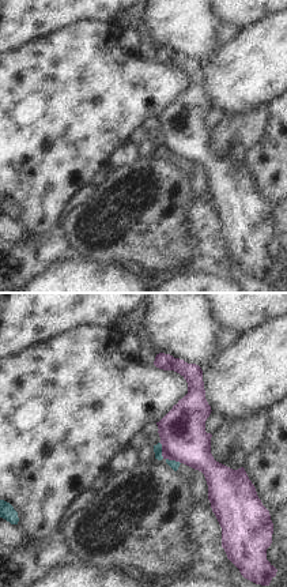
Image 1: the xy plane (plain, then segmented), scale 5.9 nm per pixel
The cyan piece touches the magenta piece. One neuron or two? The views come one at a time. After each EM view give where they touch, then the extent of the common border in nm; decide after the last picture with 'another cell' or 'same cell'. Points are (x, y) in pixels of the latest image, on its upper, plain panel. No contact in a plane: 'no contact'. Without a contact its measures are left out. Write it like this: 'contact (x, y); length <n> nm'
contact (161, 145); length 110 nm

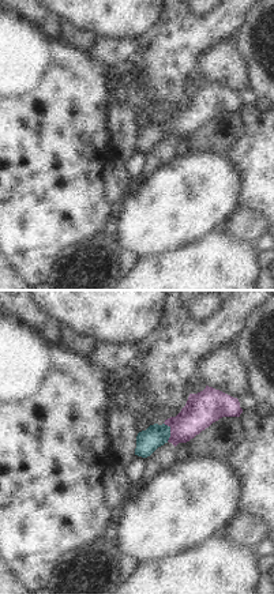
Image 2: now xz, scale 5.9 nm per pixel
contact (169, 127); length 110 nm

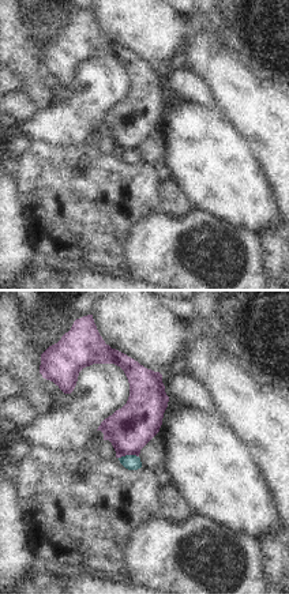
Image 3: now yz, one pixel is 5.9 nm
contact (128, 150); length 120 nm

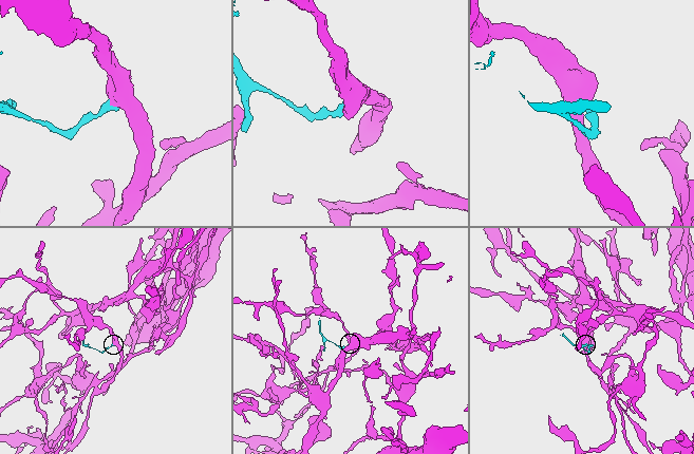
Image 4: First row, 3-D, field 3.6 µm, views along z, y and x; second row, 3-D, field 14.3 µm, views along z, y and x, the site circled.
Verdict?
another cell

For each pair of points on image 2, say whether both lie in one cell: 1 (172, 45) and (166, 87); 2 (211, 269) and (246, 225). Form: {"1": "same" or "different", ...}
{"1": "same", "2": "different"}

